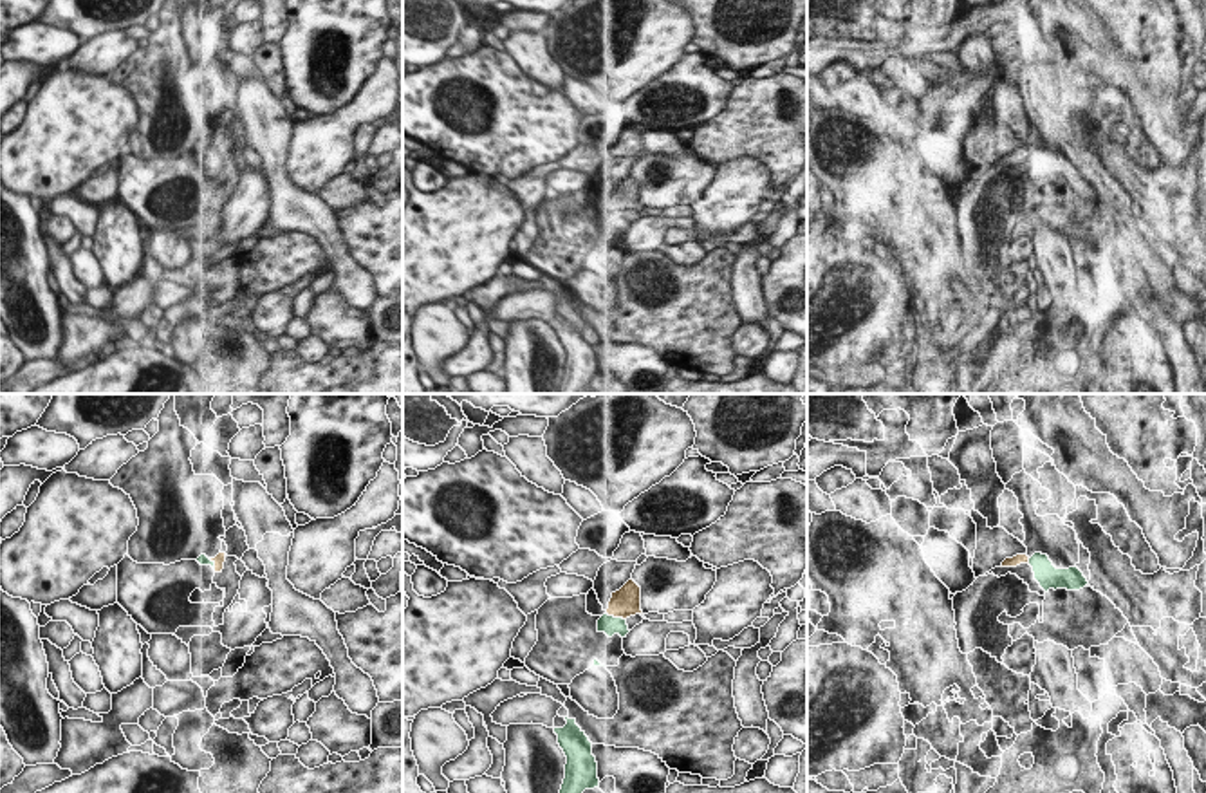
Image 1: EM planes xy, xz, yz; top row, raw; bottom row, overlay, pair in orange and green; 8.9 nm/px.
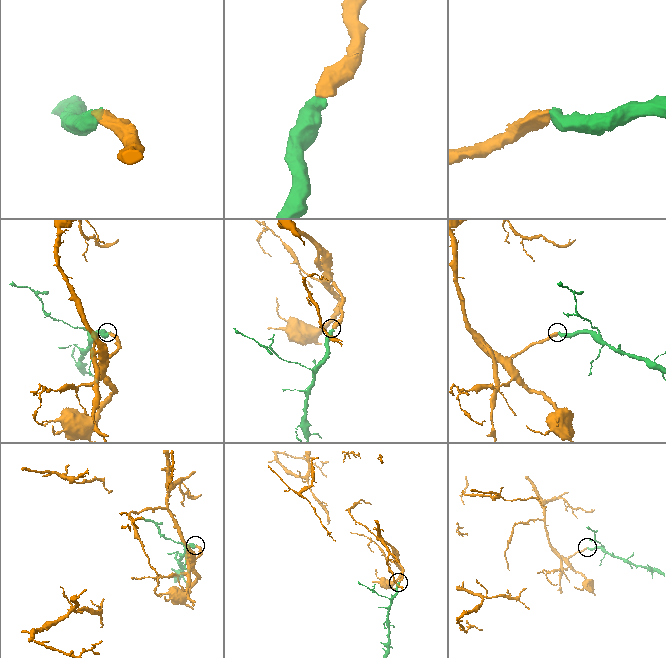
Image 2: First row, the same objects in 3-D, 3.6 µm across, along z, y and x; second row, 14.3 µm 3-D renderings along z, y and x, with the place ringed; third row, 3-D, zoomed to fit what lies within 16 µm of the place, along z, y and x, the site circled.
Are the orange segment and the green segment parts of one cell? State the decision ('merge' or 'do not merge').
merge

